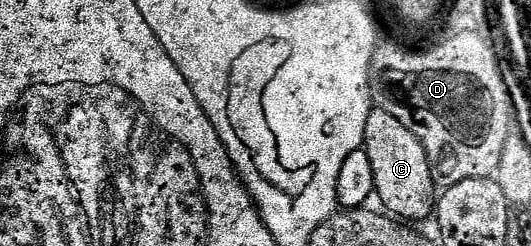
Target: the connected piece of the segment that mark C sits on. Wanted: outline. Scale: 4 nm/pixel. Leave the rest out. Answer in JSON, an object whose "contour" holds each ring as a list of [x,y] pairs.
{"contour":[[[373,109],[370,117],[366,117],[362,150],[370,157],[370,165],[374,168],[375,198],[380,199],[379,206],[389,216],[400,221],[433,218],[438,202],[438,188],[432,180],[426,149],[422,149],[422,141],[418,141],[418,137],[414,137],[414,133],[410,133],[410,129],[398,121],[398,117]]]}

